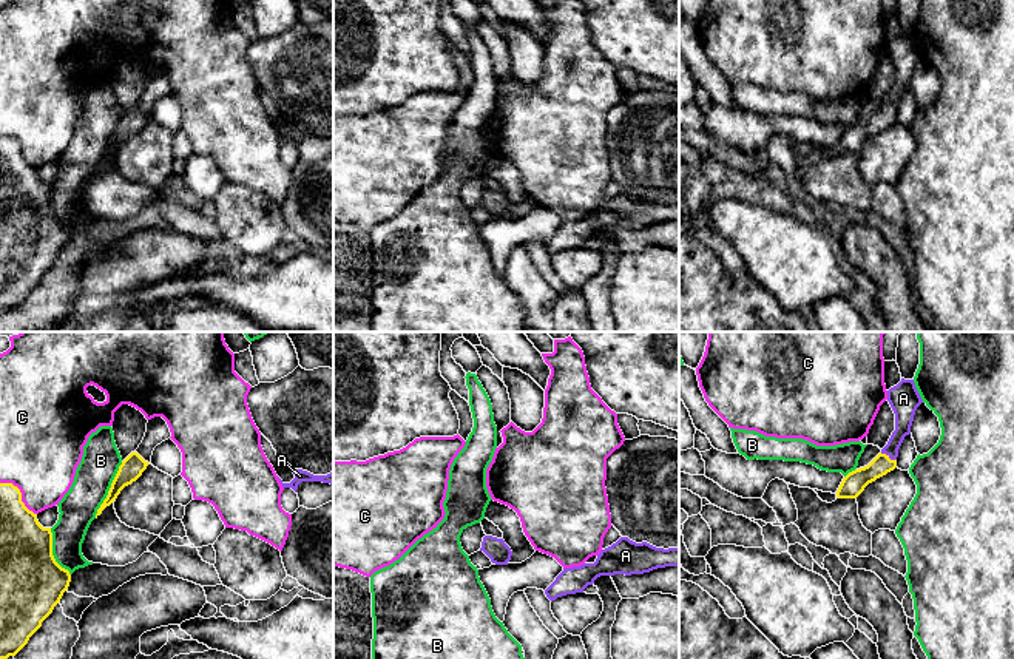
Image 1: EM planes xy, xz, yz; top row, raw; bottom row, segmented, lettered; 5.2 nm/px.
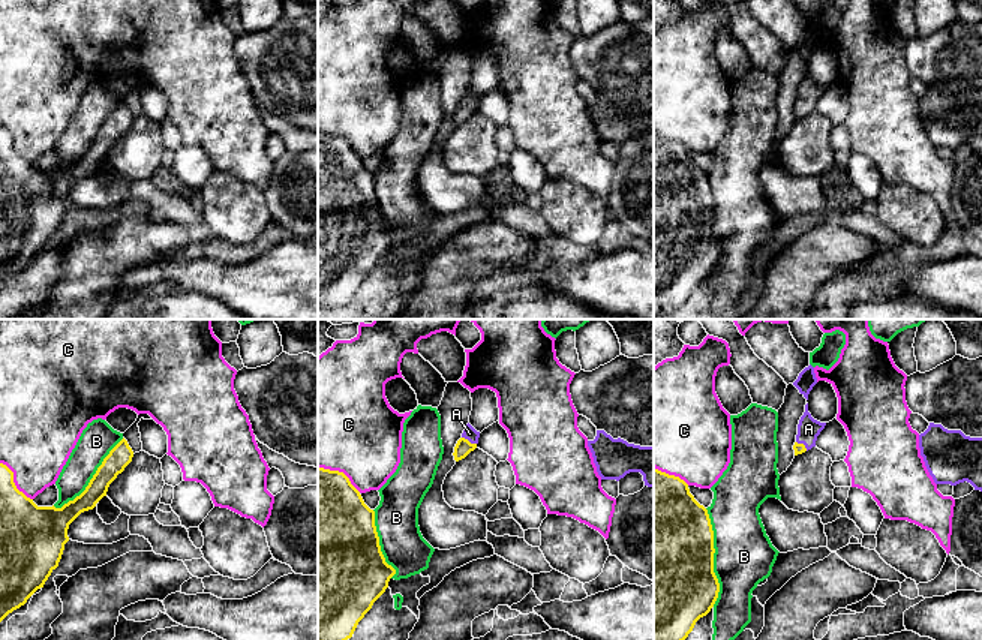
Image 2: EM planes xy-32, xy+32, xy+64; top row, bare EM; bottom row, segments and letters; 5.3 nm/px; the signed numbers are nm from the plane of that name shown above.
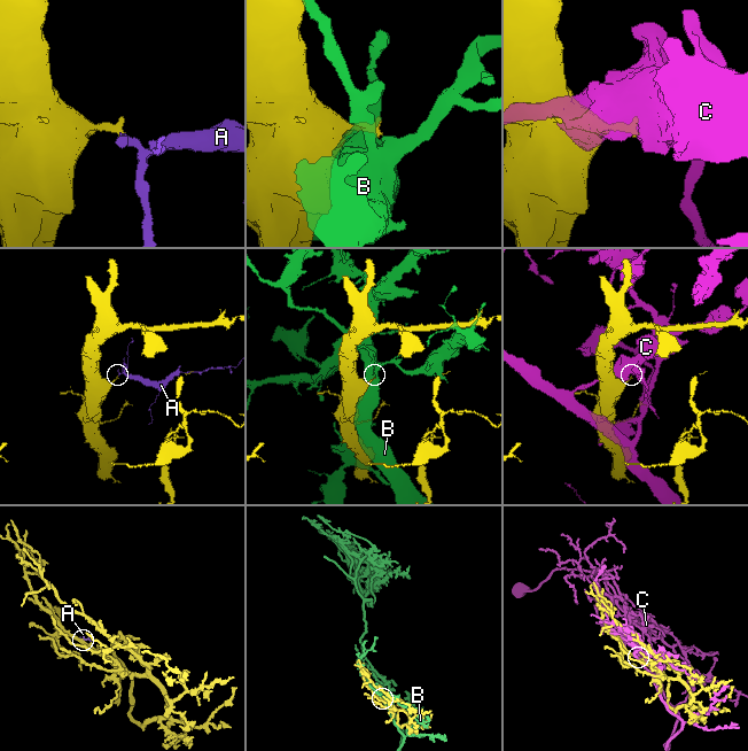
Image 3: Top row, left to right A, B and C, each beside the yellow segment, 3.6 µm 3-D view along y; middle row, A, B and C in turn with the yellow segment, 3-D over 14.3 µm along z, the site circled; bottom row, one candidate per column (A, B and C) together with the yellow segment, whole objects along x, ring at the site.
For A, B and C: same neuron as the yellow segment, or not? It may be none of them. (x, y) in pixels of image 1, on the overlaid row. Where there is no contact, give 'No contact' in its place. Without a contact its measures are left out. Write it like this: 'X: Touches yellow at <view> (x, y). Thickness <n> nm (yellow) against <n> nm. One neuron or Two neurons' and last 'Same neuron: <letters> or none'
A: Touches yellow at yz (888, 456). Thickness 120 nm (yellow) against 110 nm. One neuron
B: Touches yellow at xy (110, 490). Thickness 120 nm (yellow) against 200 nm. Two neurons
C: Touches yellow at xy (20, 494). Thickness 260 nm (yellow) against 420 nm. Two neurons
Same neuron: A

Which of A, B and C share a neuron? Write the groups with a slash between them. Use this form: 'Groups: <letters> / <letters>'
Groups: A / B / C

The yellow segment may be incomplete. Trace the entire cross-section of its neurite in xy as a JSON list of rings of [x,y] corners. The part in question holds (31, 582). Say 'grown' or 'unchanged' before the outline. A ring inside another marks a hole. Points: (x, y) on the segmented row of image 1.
unchanged; [[[0,483],[0,659],[15,656],[42,627],[68,590],[71,574],[52,556],[51,528],[43,528],[37,514],[22,502],[22,492],[12,483]]]

